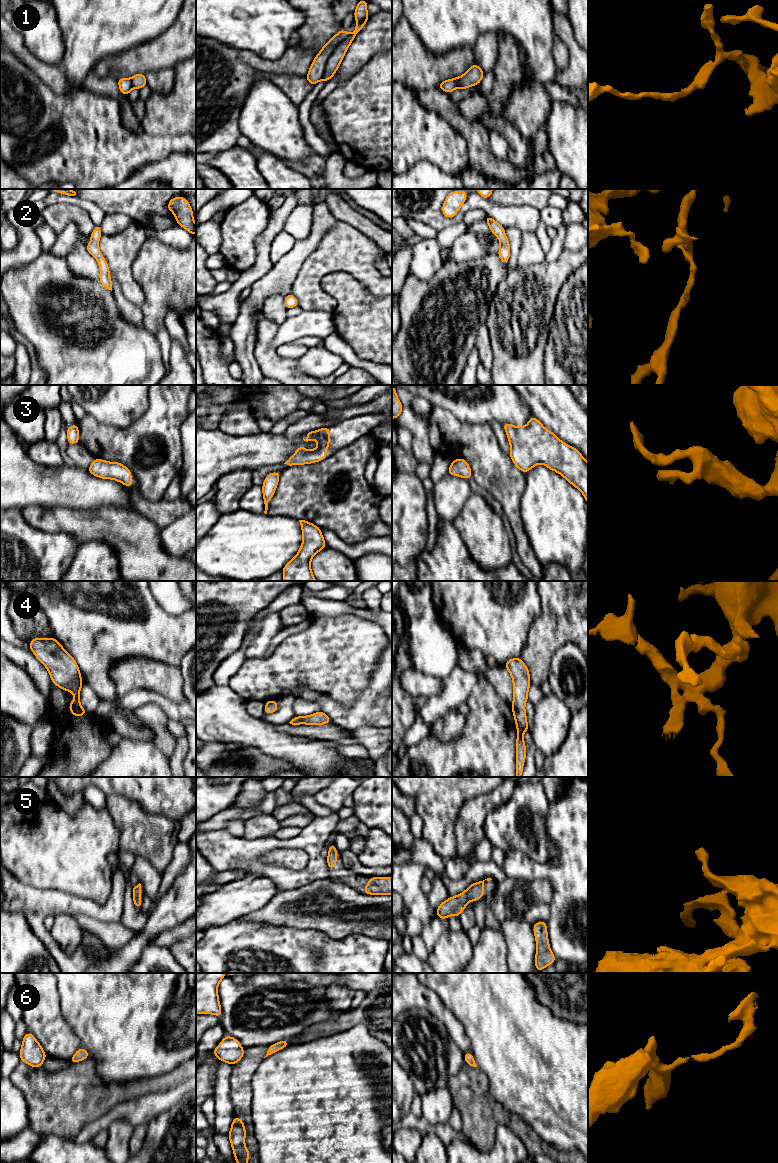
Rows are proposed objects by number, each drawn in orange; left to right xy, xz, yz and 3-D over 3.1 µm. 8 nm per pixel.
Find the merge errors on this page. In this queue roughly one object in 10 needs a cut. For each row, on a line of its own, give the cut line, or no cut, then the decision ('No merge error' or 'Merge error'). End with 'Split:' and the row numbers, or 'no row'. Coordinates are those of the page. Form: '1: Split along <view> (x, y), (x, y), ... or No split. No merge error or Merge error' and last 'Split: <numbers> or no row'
1: No split. No merge error
2: No split. No merge error
3: No split. No merge error
4: No split. No merge error
5: No split. No merge error
6: Split along xz (280, 1041), (285, 1046). Merge error
Split: 6

